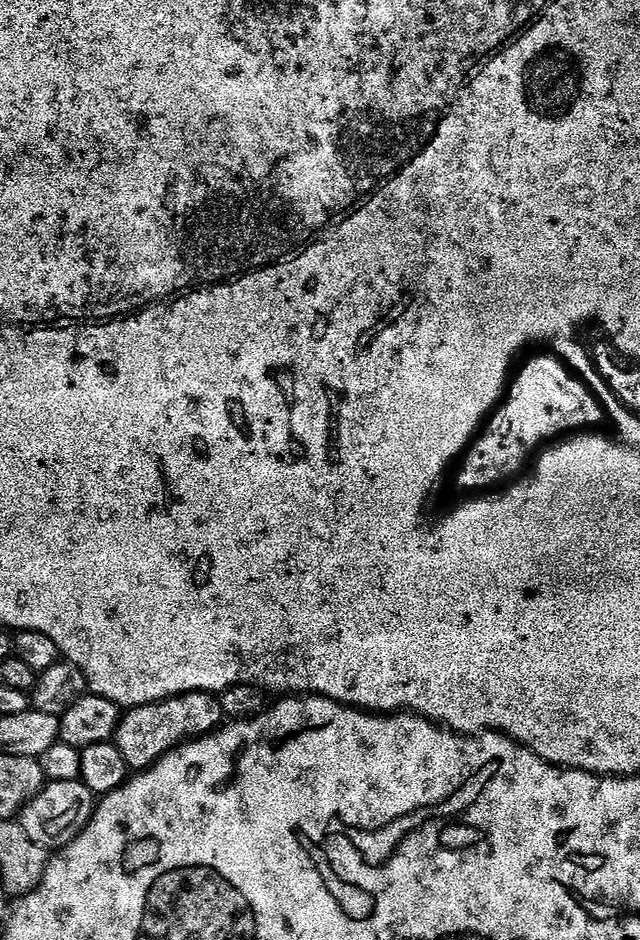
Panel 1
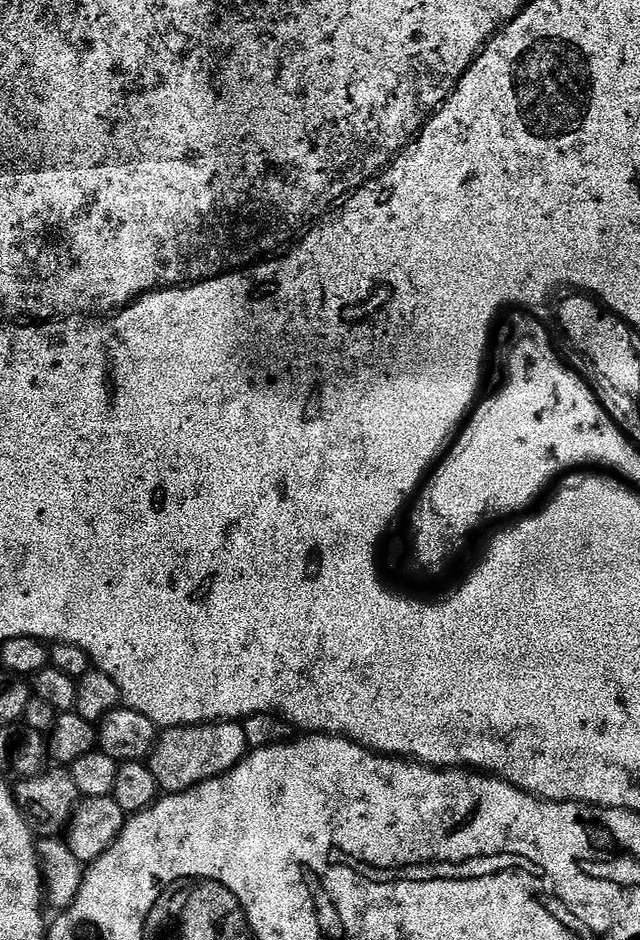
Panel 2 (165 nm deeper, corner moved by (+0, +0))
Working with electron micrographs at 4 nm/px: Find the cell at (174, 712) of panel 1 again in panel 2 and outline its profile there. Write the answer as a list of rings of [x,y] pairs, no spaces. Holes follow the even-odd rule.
[[[218,720],[210,724],[182,724],[163,729],[146,757],[148,768],[165,793],[184,792],[212,776],[221,776],[235,766],[250,745],[241,723]]]

